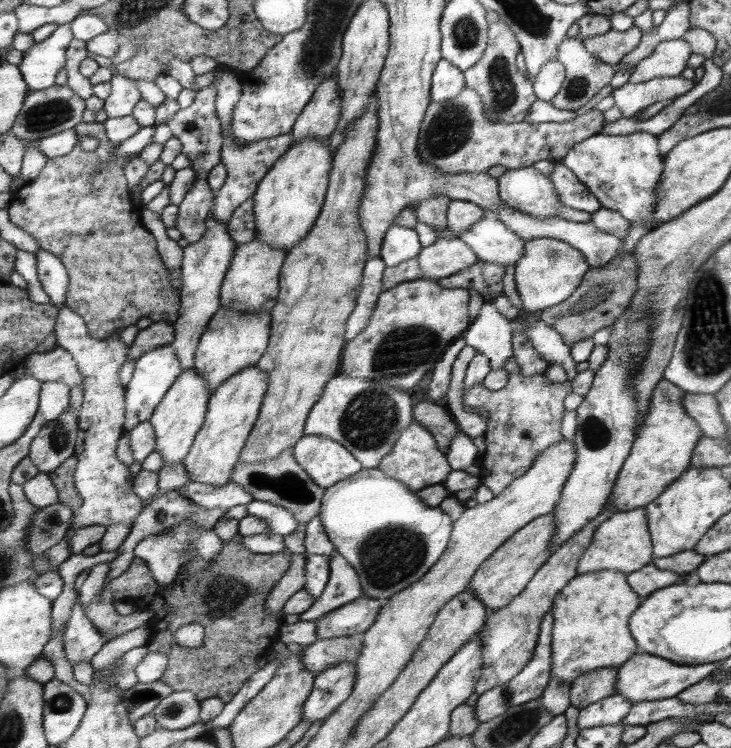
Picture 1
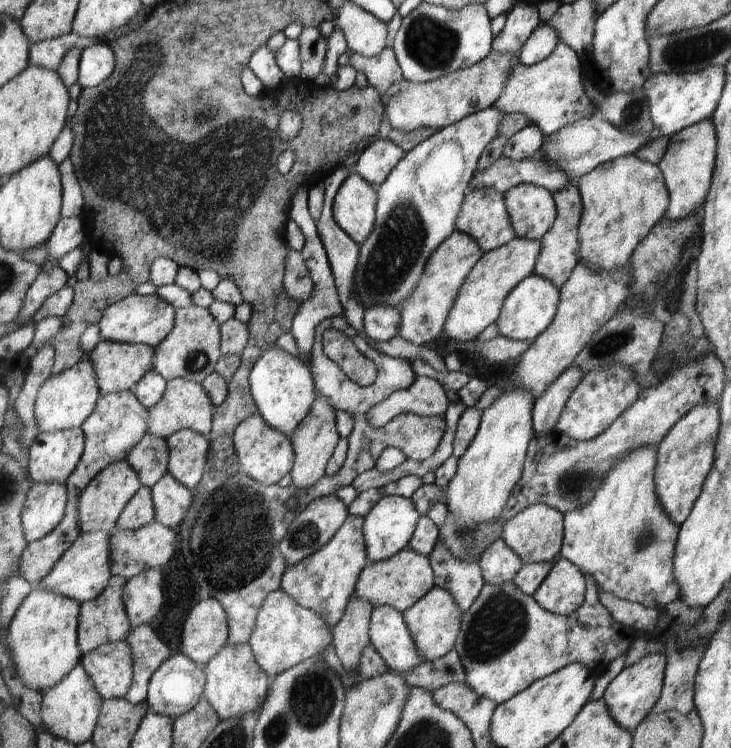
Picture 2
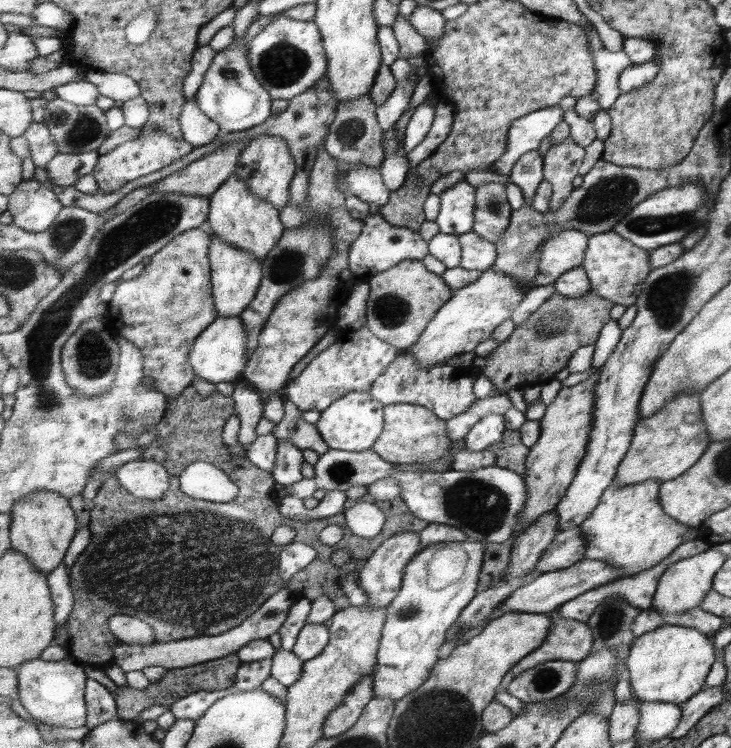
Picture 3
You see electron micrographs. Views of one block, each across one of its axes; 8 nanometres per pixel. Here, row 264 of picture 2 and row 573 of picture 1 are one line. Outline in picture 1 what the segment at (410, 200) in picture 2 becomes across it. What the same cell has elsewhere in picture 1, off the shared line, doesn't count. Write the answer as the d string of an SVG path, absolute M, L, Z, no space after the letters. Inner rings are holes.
M379 468L364 469L326 489L320 512L322 523L335 549L359 573L364 596L387 602L395 594L419 582L444 556L452 541L454 520L440 506L425 504L405 483L389 478Z

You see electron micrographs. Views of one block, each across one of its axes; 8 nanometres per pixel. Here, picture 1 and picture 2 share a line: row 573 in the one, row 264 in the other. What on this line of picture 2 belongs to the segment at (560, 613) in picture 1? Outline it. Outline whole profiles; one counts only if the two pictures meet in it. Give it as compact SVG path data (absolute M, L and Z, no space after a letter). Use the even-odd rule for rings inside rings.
M627 155L606 162L577 179L583 199L583 216L579 226L579 264L587 264L595 272L609 272L621 266L627 266L637 246L647 238L649 230L655 226L668 208L668 189L664 183L664 175L656 164L649 164L639 156Z

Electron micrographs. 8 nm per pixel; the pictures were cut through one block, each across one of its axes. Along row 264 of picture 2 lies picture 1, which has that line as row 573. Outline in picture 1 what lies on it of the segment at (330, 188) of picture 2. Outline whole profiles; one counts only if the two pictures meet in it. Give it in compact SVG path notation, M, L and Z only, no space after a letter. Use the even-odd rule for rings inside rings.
M335 551L332 555L330 569L330 579L324 593L316 598L307 612L299 616L299 620L317 621L324 614L364 596L359 573L340 552Z

